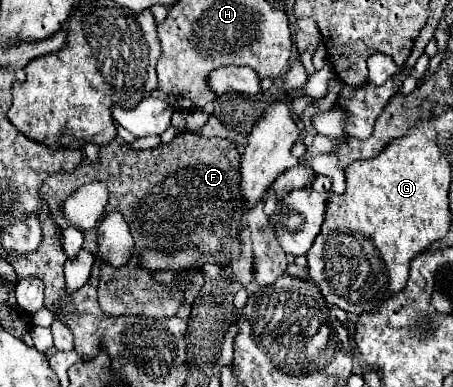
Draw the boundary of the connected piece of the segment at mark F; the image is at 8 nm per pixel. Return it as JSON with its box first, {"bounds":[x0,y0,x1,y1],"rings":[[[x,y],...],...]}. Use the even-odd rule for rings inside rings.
{"bounds":[41,133,245,282],"rings":[[[179,133],[171,143],[161,143],[155,149],[135,151],[121,137],[115,137],[109,145],[99,151],[99,161],[89,163],[87,159],[71,173],[49,175],[41,189],[41,205],[47,207],[51,219],[62,229],[69,227],[69,221],[61,213],[63,199],[79,187],[79,183],[107,179],[109,203],[105,213],[119,211],[135,239],[135,255],[145,251],[173,253],[183,247],[197,247],[201,260],[185,272],[177,272],[177,280],[190,282],[191,270],[200,270],[206,263],[221,267],[239,259],[241,241],[239,225],[245,213],[245,199],[239,187],[239,163],[241,155],[237,145],[221,137],[203,137],[201,133]]]}

